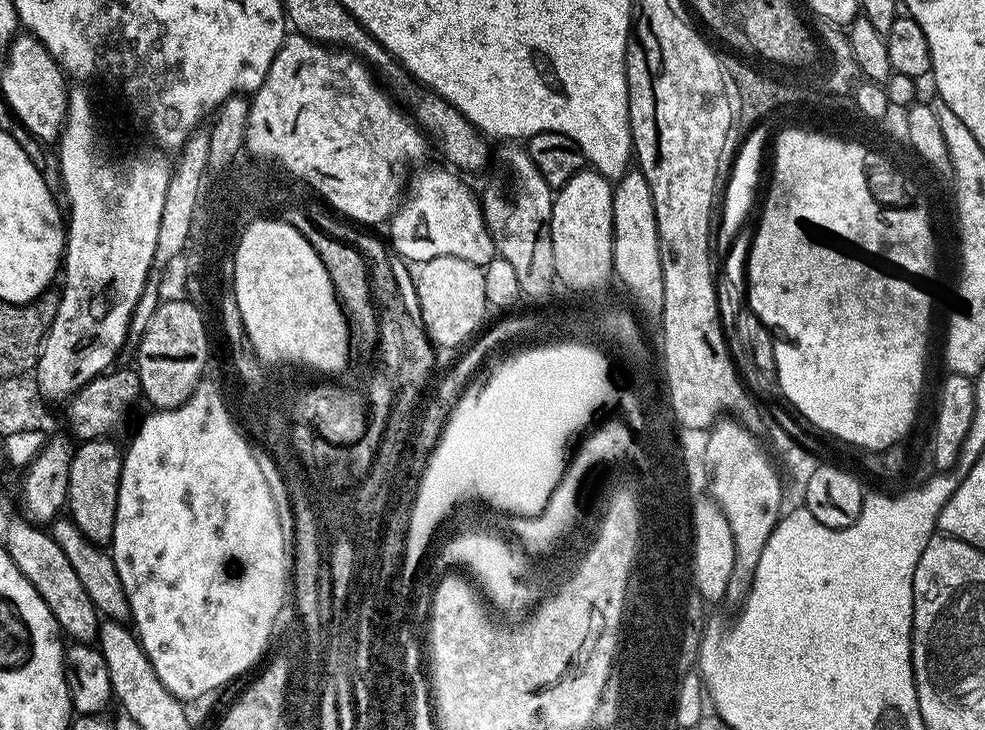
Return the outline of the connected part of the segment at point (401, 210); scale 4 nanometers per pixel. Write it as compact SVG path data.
M424 168L416 177L411 177L410 191L401 199L390 217L391 247L405 262L416 266L425 264L430 258L443 256L462 258L481 266L488 264L497 255L497 250L484 221L481 201L477 193L475 196L456 177L459 175L455 171L444 168Z

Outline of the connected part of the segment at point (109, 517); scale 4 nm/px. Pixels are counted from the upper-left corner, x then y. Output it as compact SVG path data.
M112 438L83 441L73 451L70 462L70 482L68 483L67 515L86 534L90 542L101 546L112 543L114 522L118 510L118 490L120 489L120 471L124 465L122 448Z

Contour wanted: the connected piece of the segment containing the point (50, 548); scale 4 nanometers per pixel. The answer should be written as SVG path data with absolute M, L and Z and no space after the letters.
M12 518L7 527L2 547L8 551L14 566L22 570L22 574L38 590L42 602L50 606L54 618L58 622L61 633L76 642L92 642L99 637L102 617L97 612L94 602L90 602L90 594L82 587L78 574L74 574L74 566L70 566L70 558L62 554L62 546L54 542L54 538L43 527L37 526L27 518Z

